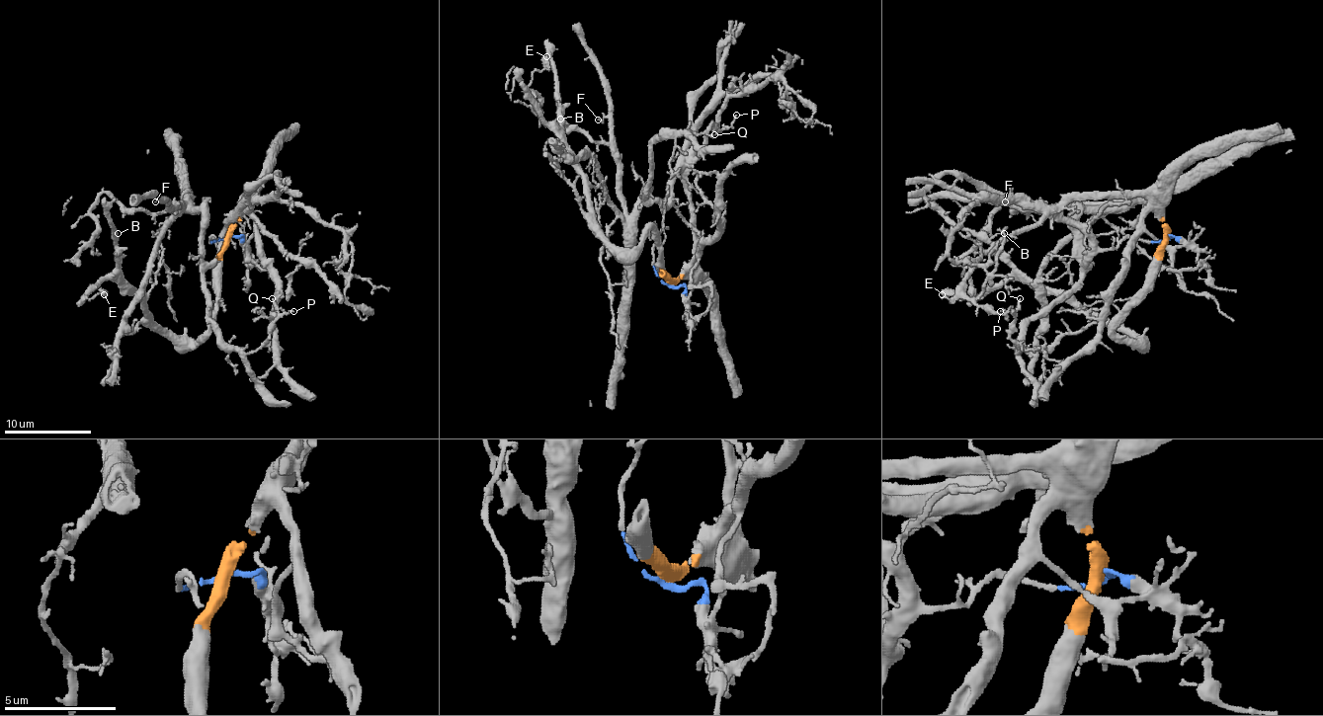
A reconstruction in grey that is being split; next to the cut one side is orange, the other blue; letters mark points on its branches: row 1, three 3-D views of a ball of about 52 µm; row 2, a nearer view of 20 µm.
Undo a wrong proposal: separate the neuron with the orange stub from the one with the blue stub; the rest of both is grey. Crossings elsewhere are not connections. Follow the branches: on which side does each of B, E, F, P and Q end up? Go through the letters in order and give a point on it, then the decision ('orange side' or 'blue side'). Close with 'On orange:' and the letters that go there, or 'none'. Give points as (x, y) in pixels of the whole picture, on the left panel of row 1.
B: place (118, 233); orange side
E: place (104, 294); orange side
F: place (155, 201); blue side
P: place (293, 311); blue side
Q: place (272, 298); blue side
On orange: B, E

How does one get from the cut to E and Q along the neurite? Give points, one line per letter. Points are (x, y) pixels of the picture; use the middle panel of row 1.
E: (669, 283), (651, 229), (636, 249), (617, 249), (595, 218), (573, 151), (528, 88), (547, 56)
Q: (669, 283), (653, 264), (662, 207), (647, 197), (649, 147), (712, 125), (714, 134)

